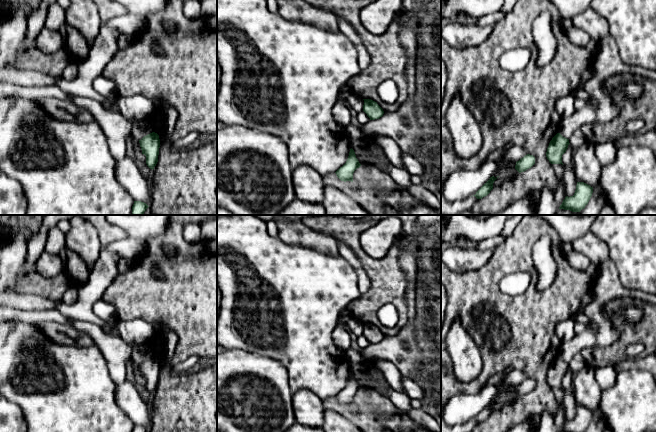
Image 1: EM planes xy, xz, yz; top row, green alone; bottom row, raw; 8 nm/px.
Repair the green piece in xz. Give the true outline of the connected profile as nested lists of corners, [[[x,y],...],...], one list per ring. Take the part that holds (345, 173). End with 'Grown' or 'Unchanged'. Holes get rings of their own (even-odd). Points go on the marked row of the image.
[[[351,148],[346,163],[342,167],[340,167],[335,173],[341,181],[353,182],[353,173],[360,166],[361,164],[356,158],[354,150]]]. Unchanged

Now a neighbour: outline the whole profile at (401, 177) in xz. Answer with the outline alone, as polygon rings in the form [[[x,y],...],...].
[[[359,140],[353,143],[352,149],[354,150],[356,158],[358,159],[361,165],[380,165],[388,163],[388,174],[391,176],[395,184],[402,187],[409,187],[412,185],[410,180],[411,174],[405,168],[395,167],[388,161],[385,156],[380,154],[374,154],[363,141]]]

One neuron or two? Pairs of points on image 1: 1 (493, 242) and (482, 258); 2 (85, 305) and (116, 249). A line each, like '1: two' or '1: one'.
1: two
2: one

